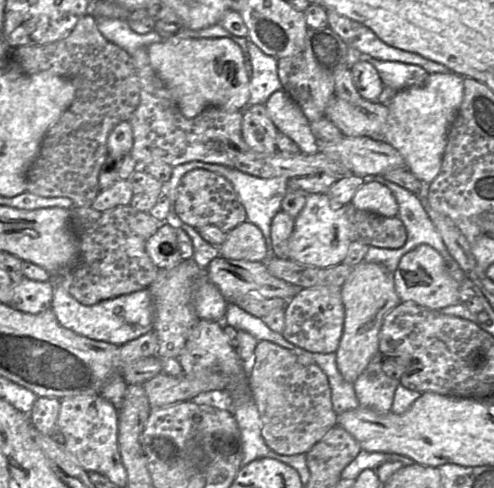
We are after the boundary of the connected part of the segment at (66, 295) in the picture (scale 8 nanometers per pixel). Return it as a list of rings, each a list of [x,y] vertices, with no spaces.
[[[61,284],[55,285],[51,309],[65,328],[90,339],[123,345],[153,331],[155,309],[147,289],[88,306],[78,302]]]

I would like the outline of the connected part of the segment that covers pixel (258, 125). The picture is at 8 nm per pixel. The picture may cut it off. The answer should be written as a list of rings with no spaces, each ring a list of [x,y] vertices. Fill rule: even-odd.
[[[264,104],[252,105],[243,111],[241,133],[253,151],[268,155],[277,151],[278,130]]]

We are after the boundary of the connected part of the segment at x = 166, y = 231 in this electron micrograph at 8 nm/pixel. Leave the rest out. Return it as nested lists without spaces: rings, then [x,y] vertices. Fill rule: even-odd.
[[[163,223],[146,241],[145,249],[159,269],[174,268],[184,260],[177,242],[176,228],[168,223]]]

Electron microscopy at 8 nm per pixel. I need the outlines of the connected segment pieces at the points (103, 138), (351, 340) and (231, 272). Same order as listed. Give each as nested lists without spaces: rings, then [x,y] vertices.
[[[89,12],[82,16],[75,27],[63,38],[58,41],[49,43],[49,44],[33,44],[33,45],[22,45],[15,47],[10,50],[10,59],[13,63],[15,63],[22,72],[26,74],[34,74],[41,71],[50,71],[61,75],[65,78],[68,78],[75,87],[75,98],[72,104],[63,112],[57,122],[46,132],[39,153],[36,159],[33,161],[31,166],[29,167],[26,174],[27,181],[27,190],[29,193],[33,193],[43,197],[68,197],[74,201],[74,206],[80,207],[92,207],[92,202],[96,198],[96,196],[101,191],[99,188],[99,174],[100,170],[108,157],[107,150],[107,139],[112,131],[112,129],[119,123],[123,121],[129,121],[132,117],[134,111],[138,107],[140,102],[140,82],[137,76],[134,63],[131,59],[131,56],[119,48],[114,43],[108,41],[98,30],[96,18]]]
[[[362,261],[341,287],[345,319],[336,364],[343,379],[354,383],[379,351],[379,332],[387,313],[401,303],[396,293],[393,273],[383,264]]]
[[[218,256],[210,262],[205,272],[228,302],[234,301],[245,294],[256,294],[261,298],[279,297],[289,300],[303,289],[272,276],[265,263],[261,261],[236,260]]]

